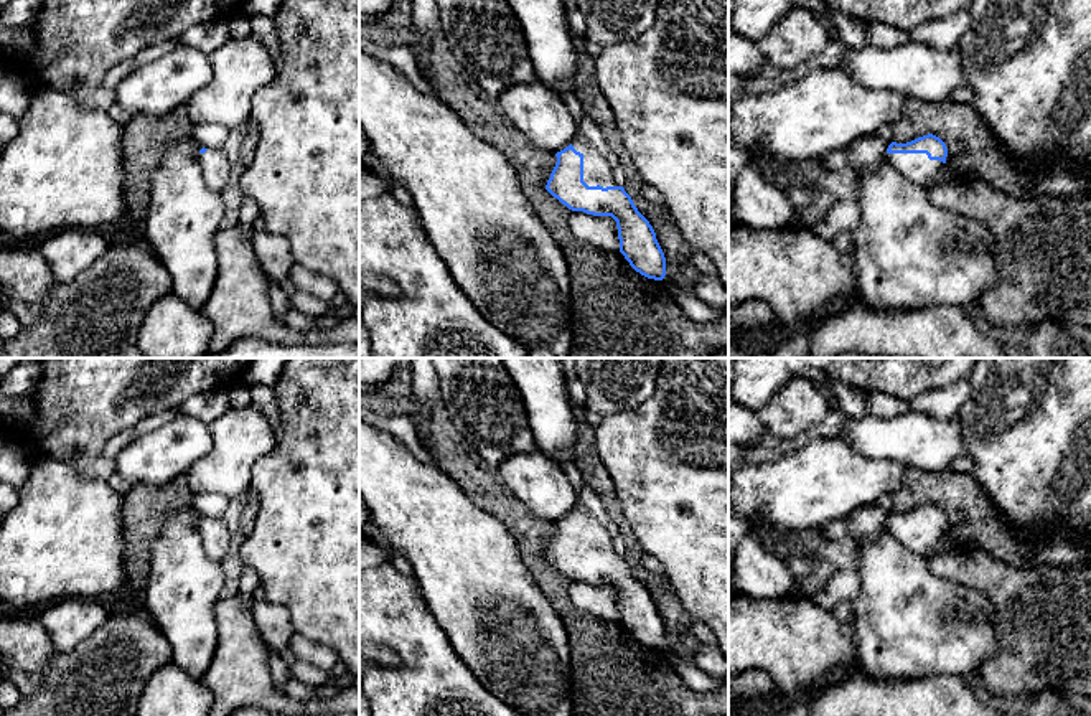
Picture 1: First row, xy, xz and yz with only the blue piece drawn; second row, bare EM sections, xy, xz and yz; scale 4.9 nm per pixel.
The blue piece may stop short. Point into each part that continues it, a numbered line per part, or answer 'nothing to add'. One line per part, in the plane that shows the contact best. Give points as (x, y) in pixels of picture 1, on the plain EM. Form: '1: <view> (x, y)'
1: xz (597, 540)

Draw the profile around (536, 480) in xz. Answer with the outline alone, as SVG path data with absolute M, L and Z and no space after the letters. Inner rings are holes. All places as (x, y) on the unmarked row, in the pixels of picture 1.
M539 450L511 455L498 472L514 497L546 521L564 520L578 502L565 473Z

